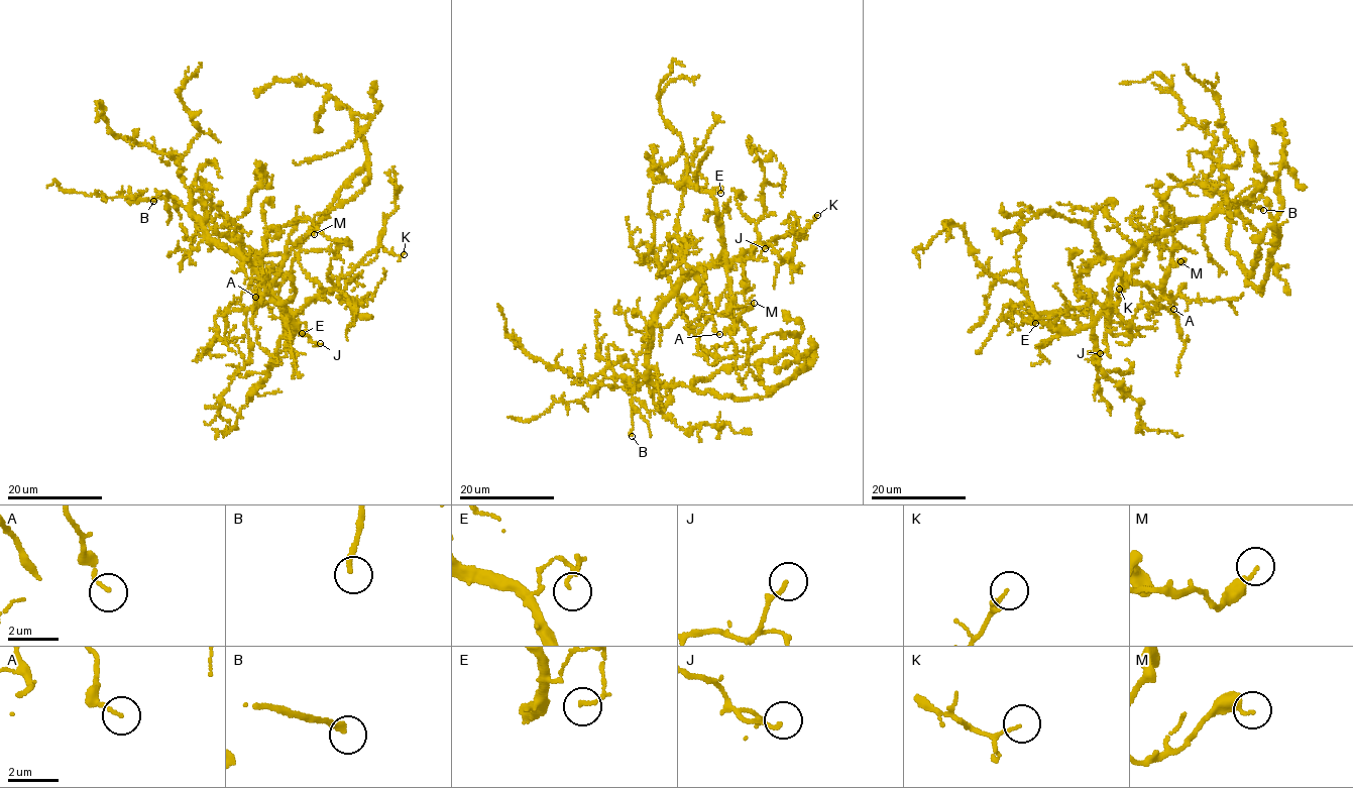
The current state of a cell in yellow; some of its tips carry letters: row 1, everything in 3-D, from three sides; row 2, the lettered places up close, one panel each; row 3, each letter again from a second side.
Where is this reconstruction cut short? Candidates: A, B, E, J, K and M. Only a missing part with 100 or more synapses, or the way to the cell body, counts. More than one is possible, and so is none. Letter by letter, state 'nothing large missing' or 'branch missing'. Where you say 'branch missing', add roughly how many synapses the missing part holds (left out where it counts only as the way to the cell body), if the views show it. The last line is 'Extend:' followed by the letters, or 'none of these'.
A: nothing large missing
B: branch missing
E: nothing large missing
J: nothing large missing
K: nothing large missing
M: nothing large missing
Extend: B

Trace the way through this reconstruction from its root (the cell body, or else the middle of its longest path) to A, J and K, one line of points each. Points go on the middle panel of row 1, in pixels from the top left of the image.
A: (648, 366), (656, 307), (673, 288), (692, 274), (702, 284), (704, 297), (712, 311), (713, 327), (719, 334)
J: (648, 366), (653, 316), (656, 307), (673, 288), (700, 268), (715, 267), (734, 258), (756, 259), (765, 248)
K: (648, 366), (653, 316), (673, 288), (700, 268), (800, 232), (817, 215)

